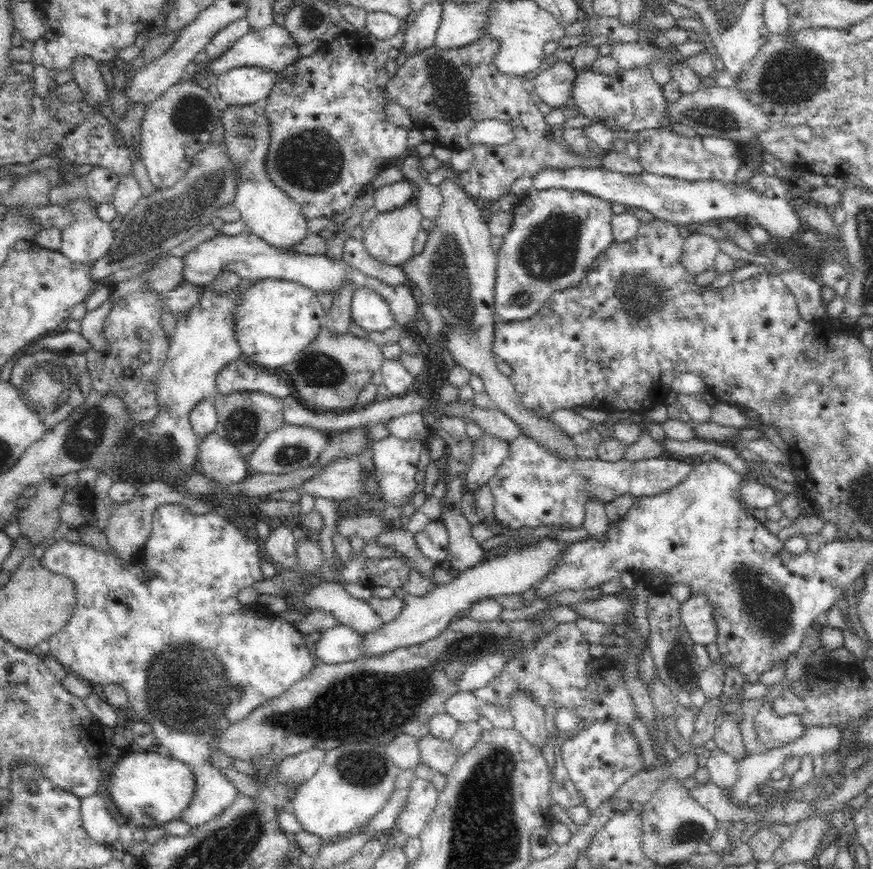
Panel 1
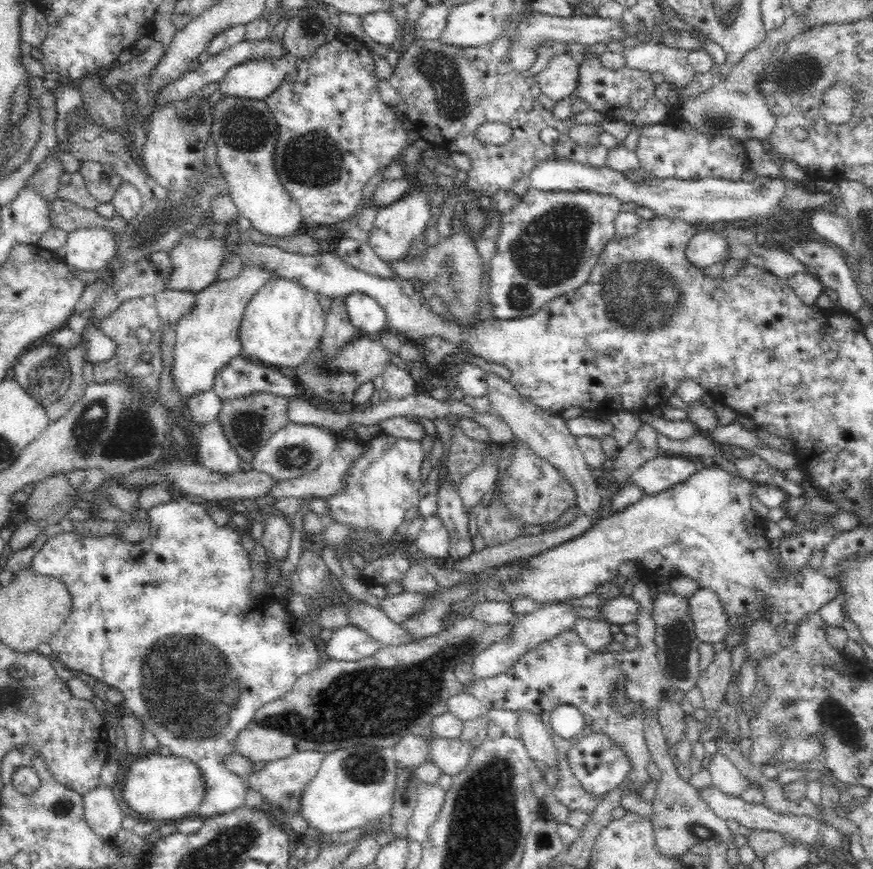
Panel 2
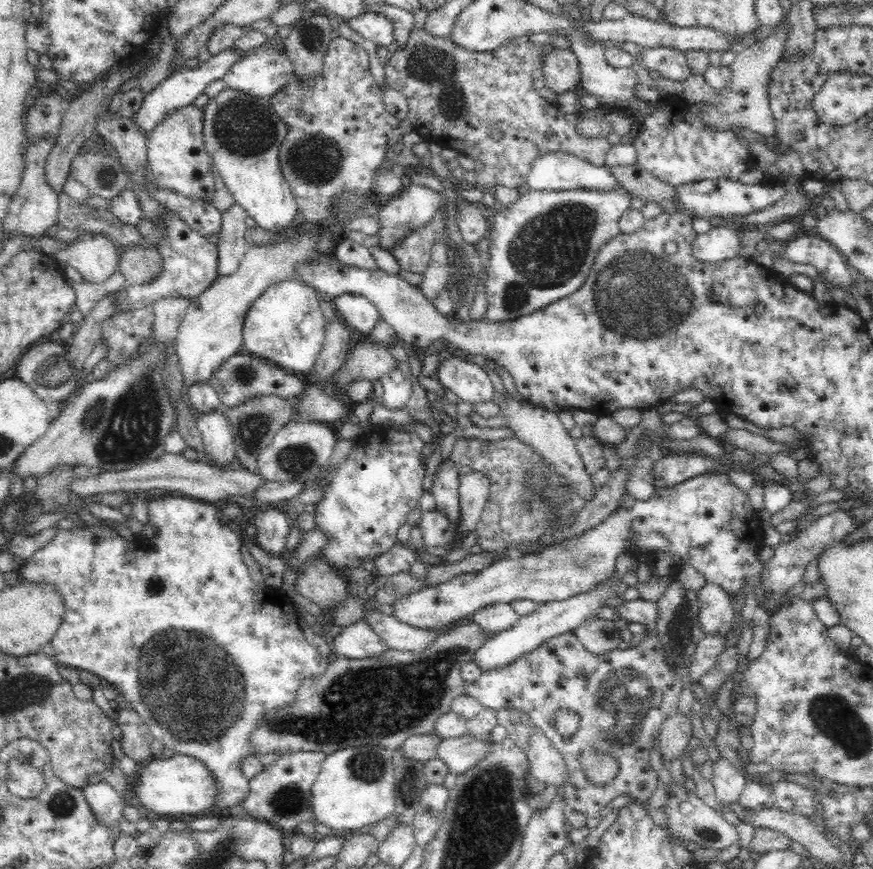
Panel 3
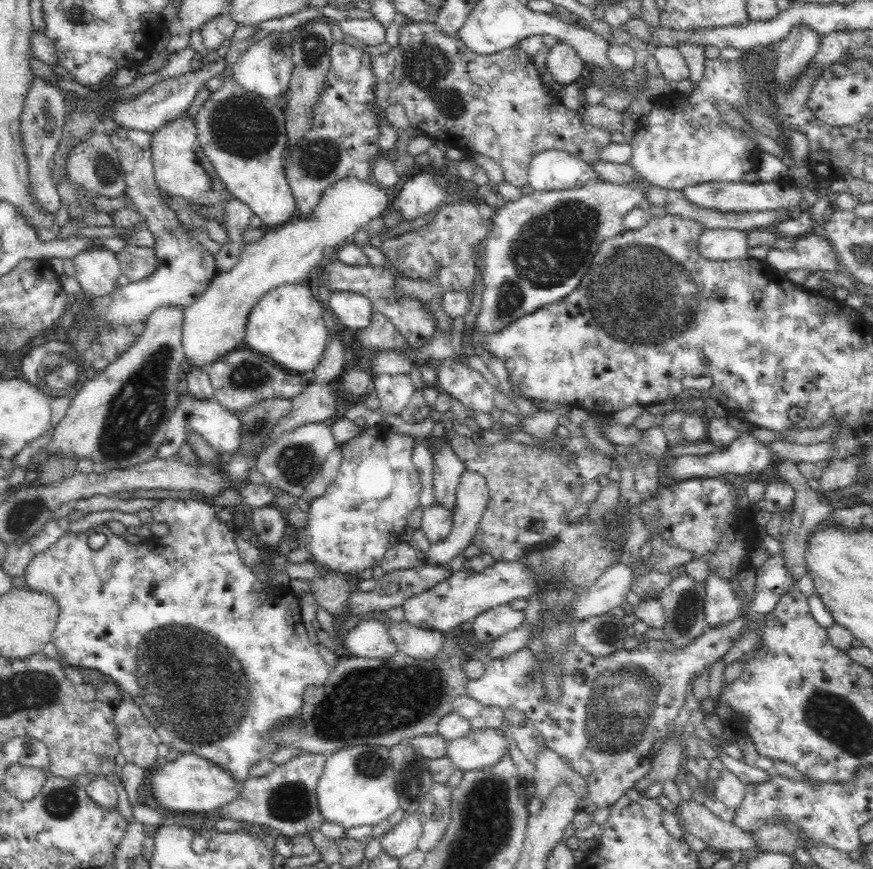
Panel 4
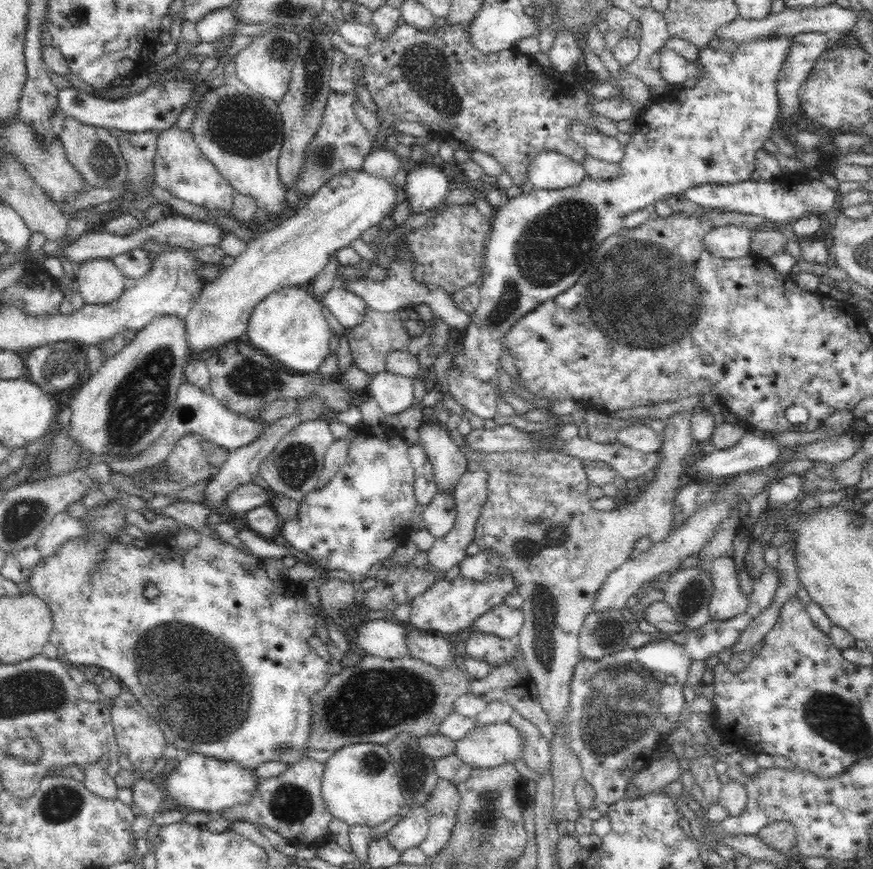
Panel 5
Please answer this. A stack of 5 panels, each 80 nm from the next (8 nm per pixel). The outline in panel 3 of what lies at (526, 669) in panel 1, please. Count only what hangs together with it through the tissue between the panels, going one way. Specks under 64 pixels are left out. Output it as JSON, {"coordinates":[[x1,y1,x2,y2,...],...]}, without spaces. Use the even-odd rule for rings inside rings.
{"coordinates":[[728,630,726,634,705,634,704,638,696,644,696,648,690,656,690,660,686,662,686,667,688,667,688,674,681,678,681,676,677,676,677,670,673,670,673,666,671,666,671,662,669,662,669,655,663,649,663,644,660,642,660,639,656,637,656,635,647,635,641,643,634,647,629,647,628,649,614,649,610,652,595,655,592,654,584,648,582,642,578,640,578,637,574,634,574,632,566,632,559,634,558,636,549,638,546,642,543,642,538,648,531,650,530,652,524,652,522,656,518,656,514,662,510,662,510,664,504,664,502,668,490,668,490,670,486,670,482,673,482,676,475,680,474,682,466,681,465,684,465,695,470,696,478,700,482,704,484,708,490,708,494,711,498,711,501,709,515,709,522,713,525,713,530,719,534,727,538,728,549,740,552,746,554,746,555,750,558,750,558,753,563,756,563,760,566,762,566,767,568,767,568,773,570,773,570,782,568,784,562,785,562,791,565,793,565,802,567,802,567,806,569,810,574,810,585,814,590,820,594,821,600,818,599,809,604,808,611,800,614,800,617,796,621,794,627,794,636,798,640,802,648,802,648,800,652,797,654,792,657,790,657,785,659,782,658,774,653,770,650,765,650,750,653,746,653,742,659,739,660,732,662,732,662,724,666,722,666,718,670,718,670,716,674,716,674,714,678,714,680,712,679,709,679,697,681,691,688,686,688,684,692,685,694,683,698,683,700,677,703,674,706,674,710,669,713,668,715,662,718,660,718,656,722,654,722,651,726,648,728,638,727,634,732,630],[560,710,570,710,574,712,580,720,580,727,576,730,576,733,572,737,562,737,558,730,556,730,555,716,556,712,560,712],[586,750,594,750,597,754,606,754,610,755,612,760,619,765,618,774,615,775,614,779,611,779,610,783,606,785,594,785,594,783,588,781,588,777,586,777,586,771,584,771,584,767,582,767,582,763,580,763,580,758,582,758,582,754,586,752]]}

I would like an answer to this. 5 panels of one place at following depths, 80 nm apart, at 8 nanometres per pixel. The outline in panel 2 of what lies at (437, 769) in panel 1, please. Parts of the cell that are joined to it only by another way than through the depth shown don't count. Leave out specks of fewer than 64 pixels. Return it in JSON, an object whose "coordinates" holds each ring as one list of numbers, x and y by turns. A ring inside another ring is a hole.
{"coordinates":[[434,736,430,739,430,761,442,769,442,774,452,778,468,766,474,752,476,747,460,738,444,739]]}

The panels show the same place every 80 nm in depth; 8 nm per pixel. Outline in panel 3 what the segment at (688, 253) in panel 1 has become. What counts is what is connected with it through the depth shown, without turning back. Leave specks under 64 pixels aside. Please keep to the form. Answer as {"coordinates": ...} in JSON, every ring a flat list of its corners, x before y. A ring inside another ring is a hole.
{"coordinates":[[712,227,694,240,694,257,706,263,721,262,742,257,742,240,736,228]]}

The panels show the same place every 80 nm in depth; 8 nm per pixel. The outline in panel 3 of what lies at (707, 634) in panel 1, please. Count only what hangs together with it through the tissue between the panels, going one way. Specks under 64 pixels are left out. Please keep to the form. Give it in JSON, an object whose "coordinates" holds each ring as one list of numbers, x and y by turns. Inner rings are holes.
{"coordinates":[[707,582,699,591,699,621,705,634,726,634,734,622,732,596,719,584]]}

